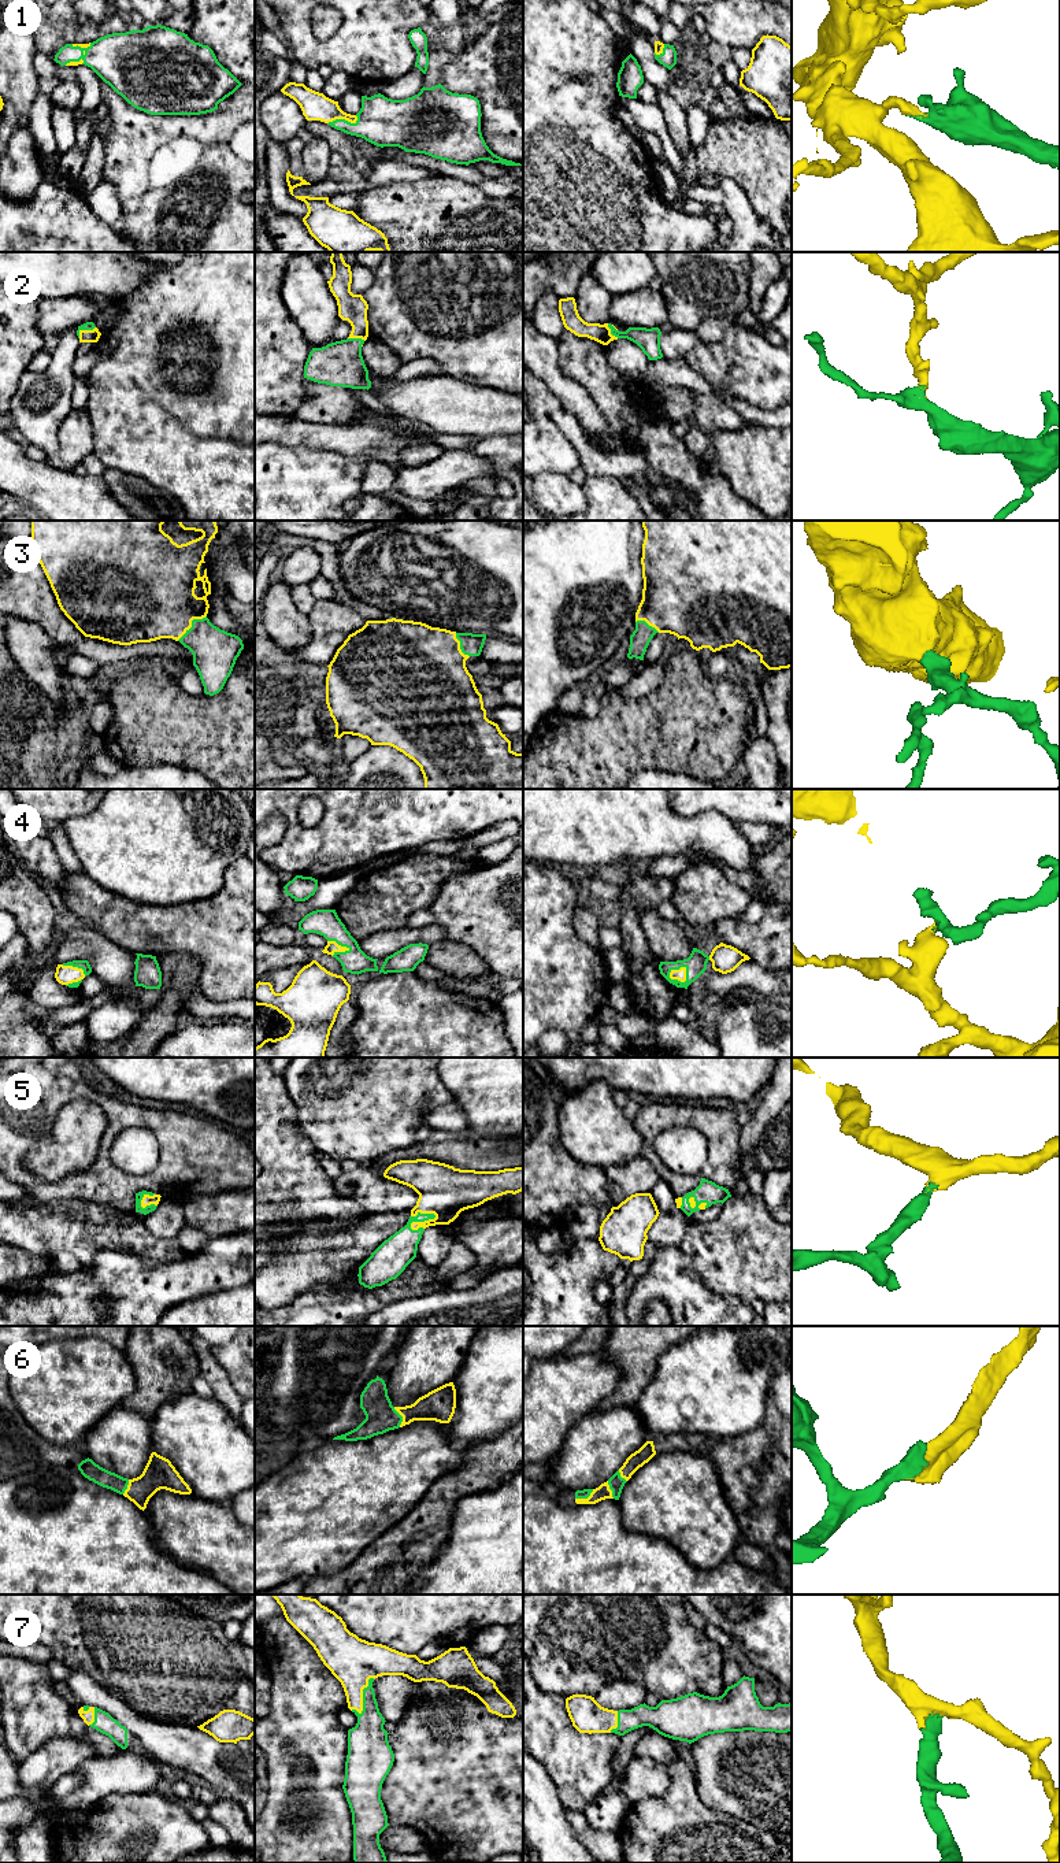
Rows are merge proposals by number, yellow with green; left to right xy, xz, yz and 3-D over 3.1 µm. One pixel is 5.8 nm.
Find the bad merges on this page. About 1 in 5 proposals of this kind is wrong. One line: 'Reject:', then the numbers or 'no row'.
Reject: no row

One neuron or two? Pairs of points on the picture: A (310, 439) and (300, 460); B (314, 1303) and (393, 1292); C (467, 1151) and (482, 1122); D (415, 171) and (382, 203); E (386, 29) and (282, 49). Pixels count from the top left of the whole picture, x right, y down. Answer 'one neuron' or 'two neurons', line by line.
A: two neurons
B: one neuron
C: two neurons
D: two neurons
E: two neurons

